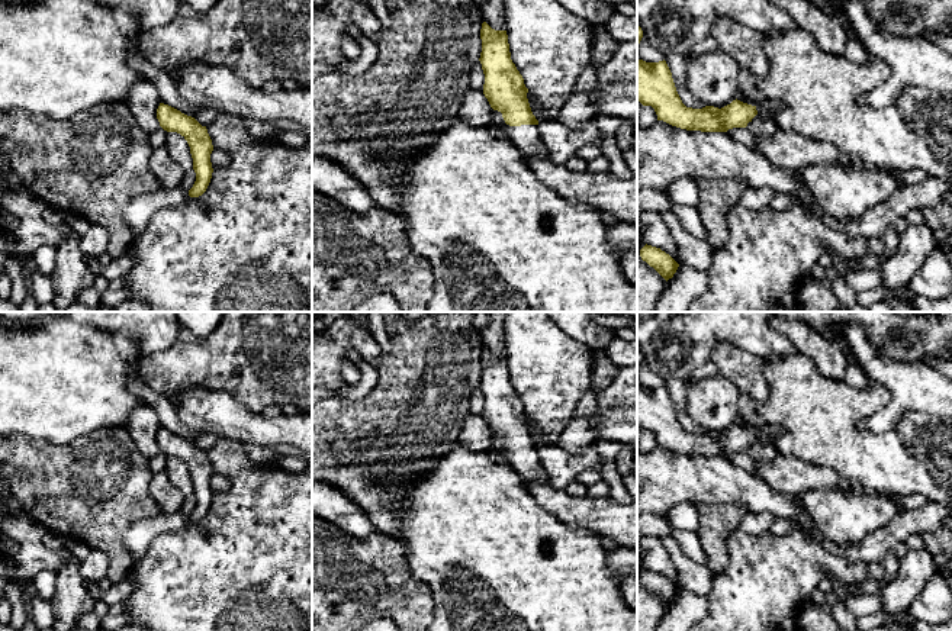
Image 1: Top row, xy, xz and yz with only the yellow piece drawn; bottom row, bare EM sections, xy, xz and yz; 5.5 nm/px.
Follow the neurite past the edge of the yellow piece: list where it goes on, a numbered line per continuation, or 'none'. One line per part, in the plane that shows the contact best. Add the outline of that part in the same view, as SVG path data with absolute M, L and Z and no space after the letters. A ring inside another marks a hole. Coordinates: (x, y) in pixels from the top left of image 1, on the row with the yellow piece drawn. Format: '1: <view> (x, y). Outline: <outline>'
1: xz (526, 139). Outline: M492 110L492 122L502 129L509 144L522 158L549 158L549 149L541 139L537 125L509 126L498 110Z

